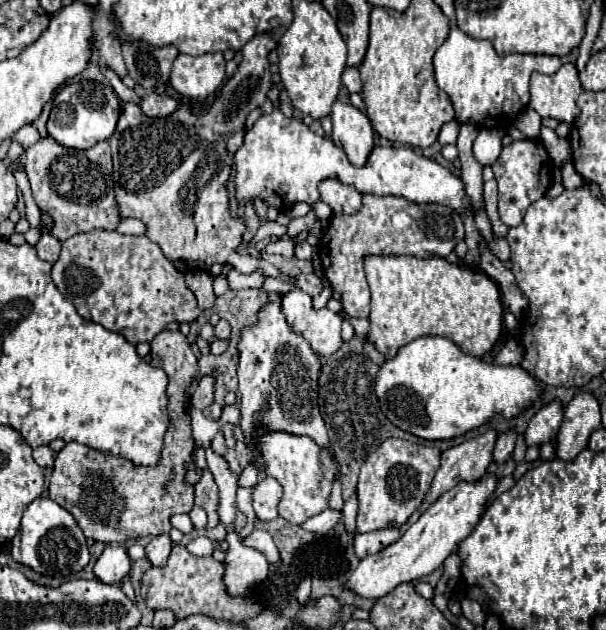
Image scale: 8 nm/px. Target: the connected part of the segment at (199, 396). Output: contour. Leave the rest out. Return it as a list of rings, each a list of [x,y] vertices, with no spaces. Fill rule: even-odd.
[[[203,376],[201,382],[199,382],[199,388],[195,390],[195,394],[191,398],[191,406],[203,410],[209,404],[213,404],[213,392],[215,392],[213,384],[215,384],[215,378],[213,376]]]

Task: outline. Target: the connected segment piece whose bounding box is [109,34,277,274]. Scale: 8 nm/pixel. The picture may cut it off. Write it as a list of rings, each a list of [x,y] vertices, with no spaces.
[[[257,34],[257,38],[251,38],[241,50],[243,62],[239,64],[237,72],[221,86],[215,100],[209,100],[209,106],[199,110],[199,114],[191,106],[181,106],[167,118],[147,118],[141,106],[135,102],[125,102],[121,106],[115,134],[109,138],[119,218],[141,220],[147,226],[145,236],[159,244],[165,258],[183,274],[207,272],[215,262],[227,264],[235,248],[241,244],[245,226],[233,220],[229,212],[229,198],[225,192],[225,180],[229,178],[233,166],[233,158],[225,150],[225,142],[231,134],[243,128],[247,114],[265,102],[265,96],[271,88],[271,64],[267,56],[275,48],[277,42],[269,34]]]

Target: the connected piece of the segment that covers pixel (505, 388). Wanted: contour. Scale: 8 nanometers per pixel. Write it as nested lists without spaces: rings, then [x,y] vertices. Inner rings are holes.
[[[423,336],[403,346],[395,358],[385,360],[375,380],[375,394],[379,398],[379,406],[383,414],[397,428],[411,432],[423,440],[451,440],[491,422],[495,416],[503,416],[507,420],[517,418],[525,408],[541,400],[543,390],[537,384],[537,378],[533,378],[521,366],[489,364],[477,356],[463,352],[449,338]]]

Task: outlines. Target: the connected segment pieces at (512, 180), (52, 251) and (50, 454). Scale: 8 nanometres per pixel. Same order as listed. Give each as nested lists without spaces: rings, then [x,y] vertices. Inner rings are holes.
[[[521,140],[505,146],[499,160],[491,168],[499,184],[499,216],[509,228],[519,226],[523,222],[523,216],[529,204],[543,198],[549,186],[549,182],[545,182],[545,188],[543,188],[543,172],[545,172],[545,178],[551,180],[551,170],[553,170],[551,158],[541,140]]]
[[[43,234],[35,248],[37,248],[37,254],[39,254],[41,260],[55,264],[57,258],[59,258],[59,252],[61,252],[61,242],[51,234]]]
[[[39,446],[39,448],[33,450],[33,460],[35,460],[41,468],[45,468],[45,470],[51,470],[51,468],[53,468],[55,456],[57,456],[57,452],[53,452],[49,446]]]

